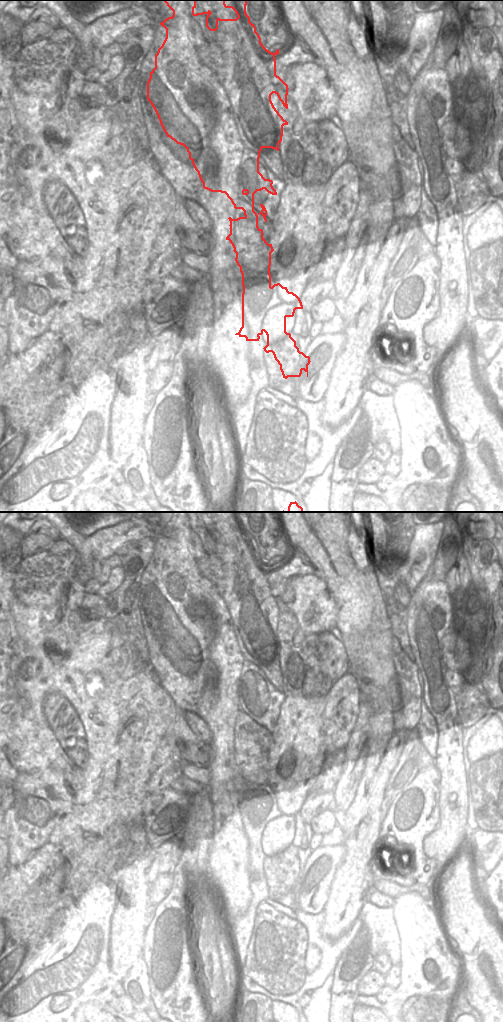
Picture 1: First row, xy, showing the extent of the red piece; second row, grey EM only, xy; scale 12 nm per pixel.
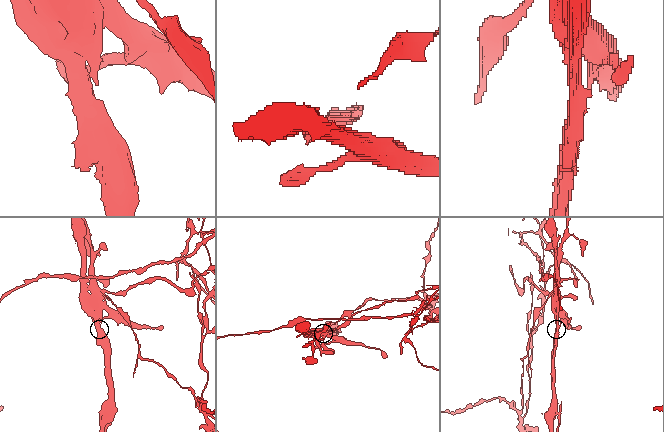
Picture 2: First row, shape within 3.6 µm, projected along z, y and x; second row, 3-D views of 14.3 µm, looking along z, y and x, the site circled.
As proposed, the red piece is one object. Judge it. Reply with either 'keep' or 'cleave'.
cleave

